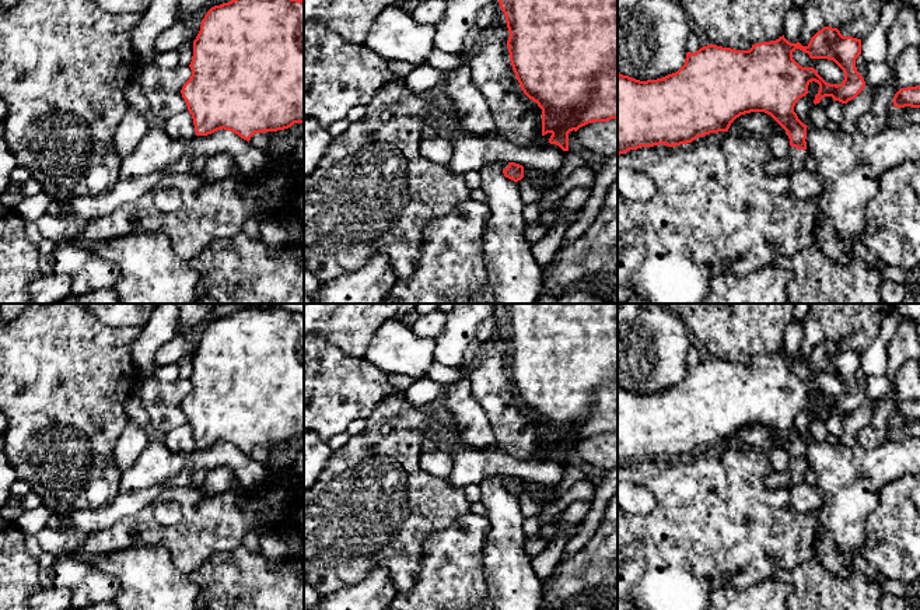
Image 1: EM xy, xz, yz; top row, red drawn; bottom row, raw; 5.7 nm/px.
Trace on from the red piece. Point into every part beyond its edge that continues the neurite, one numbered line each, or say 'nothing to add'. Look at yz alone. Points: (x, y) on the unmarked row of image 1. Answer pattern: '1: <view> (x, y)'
1: yz (797, 470)

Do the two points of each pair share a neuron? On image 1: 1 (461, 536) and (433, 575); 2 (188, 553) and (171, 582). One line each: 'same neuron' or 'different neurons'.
1: same neuron
2: different neurons

